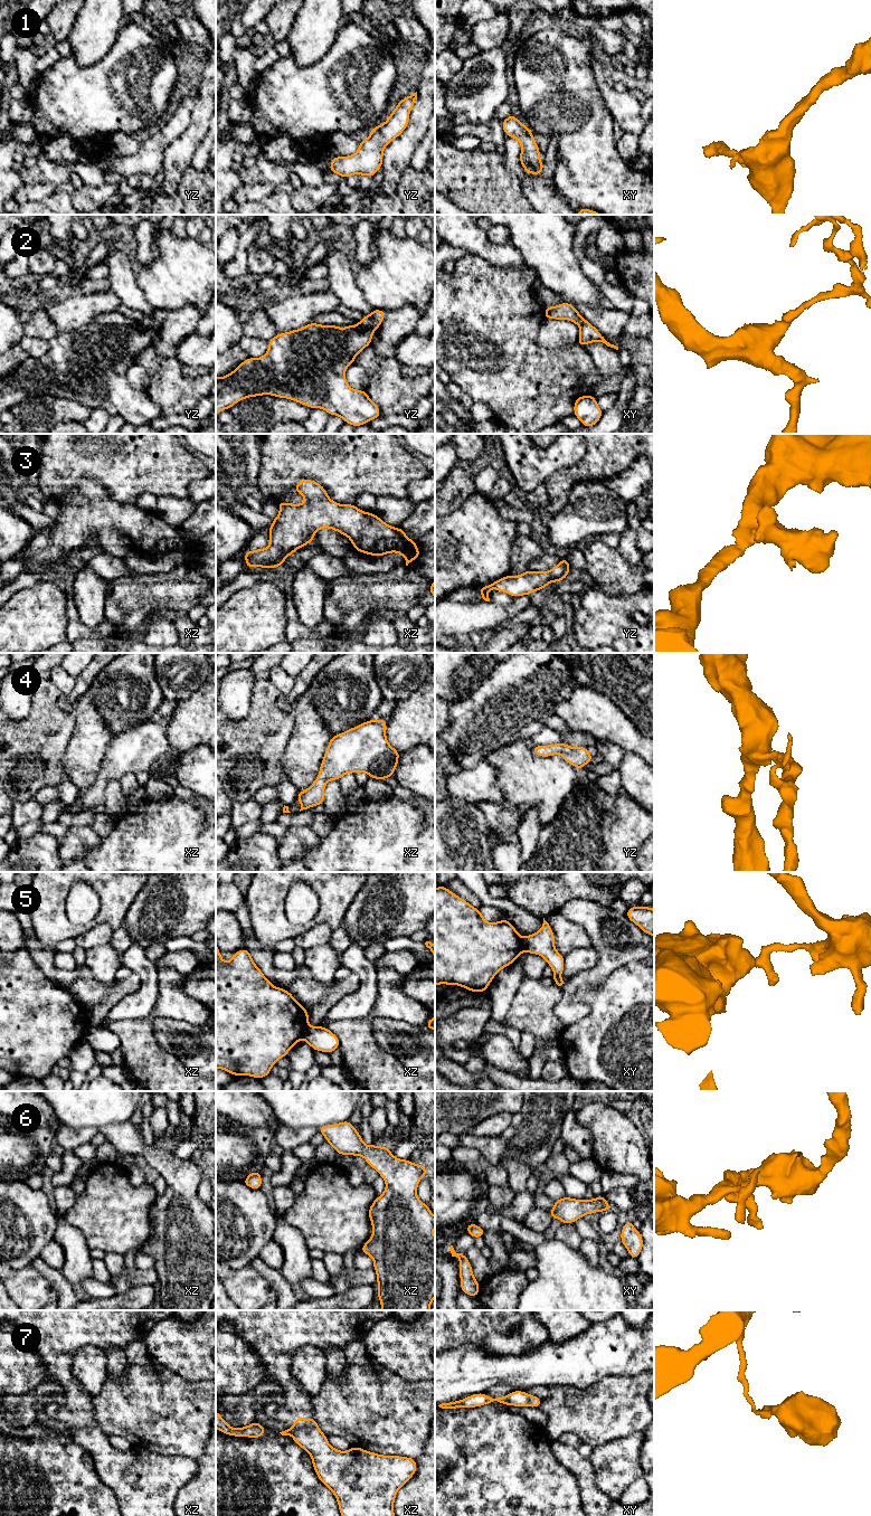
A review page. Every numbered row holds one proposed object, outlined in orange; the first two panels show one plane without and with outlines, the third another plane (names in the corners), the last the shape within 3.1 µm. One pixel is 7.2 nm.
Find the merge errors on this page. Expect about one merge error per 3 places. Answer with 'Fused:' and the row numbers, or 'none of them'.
Fused: 5, 7

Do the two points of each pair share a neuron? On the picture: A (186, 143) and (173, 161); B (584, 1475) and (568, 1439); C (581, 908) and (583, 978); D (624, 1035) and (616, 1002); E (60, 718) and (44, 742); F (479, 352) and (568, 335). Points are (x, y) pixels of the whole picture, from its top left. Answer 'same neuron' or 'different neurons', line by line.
A: same neuron
B: different neurons
C: same neuron
D: same neuron
E: same neuron
F: different neurons

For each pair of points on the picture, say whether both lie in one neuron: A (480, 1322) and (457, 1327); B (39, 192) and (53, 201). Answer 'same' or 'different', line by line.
A: same
B: different

